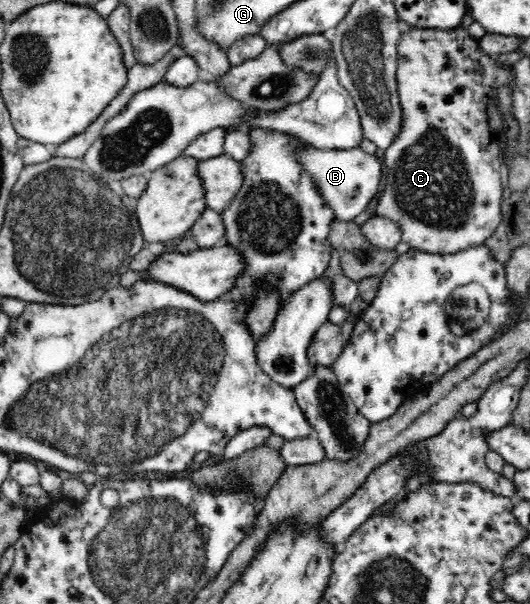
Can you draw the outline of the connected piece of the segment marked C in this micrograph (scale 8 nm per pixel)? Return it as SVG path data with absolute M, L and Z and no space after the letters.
M412 28L410 31L403 32L399 43L397 43L397 71L395 71L396 75L395 77L397 78L397 94L398 94L398 99L399 99L399 106L401 106L401 129L397 131L397 135L395 135L395 139L393 139L391 145L387 149L384 149L383 152L383 165L385 167L381 171L381 189L377 191L377 197L375 199L375 211L371 214L372 216L377 216L377 217L385 217L395 223L397 223L397 226L401 228L401 242L407 243L409 245L409 249L413 250L419 250L419 251L424 251L424 252L429 252L432 254L454 254L457 253L458 251L463 251L478 245L483 244L485 240L488 240L491 238L494 234L495 231L497 231L497 227L499 227L499 224L501 223L502 220L502 209L501 209L501 204L502 204L502 195L503 195L503 185L501 184L501 174L499 174L499 171L501 169L501 159L503 156L503 151L507 147L507 140L505 137L504 129L503 129L503 124L501 124L501 117L499 116L499 106L498 106L498 98L496 97L496 89L499 87L499 85L503 84L509 84L509 86L513 86L513 71L506 67L506 65L501 65L501 63L497 62L495 59L495 56L492 56L490 54L485 53L484 51L480 50L479 44L476 39L473 39L470 34L468 33L467 29L464 28L453 28L452 30L441 30L441 29L436 29L436 28Z

